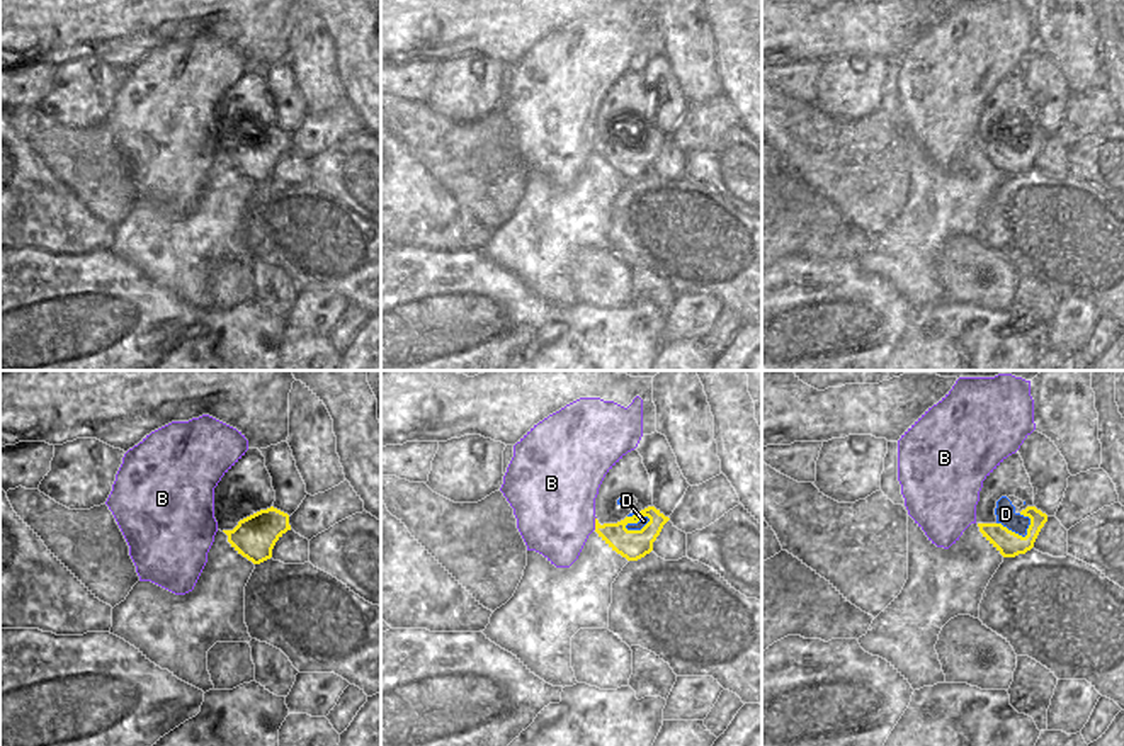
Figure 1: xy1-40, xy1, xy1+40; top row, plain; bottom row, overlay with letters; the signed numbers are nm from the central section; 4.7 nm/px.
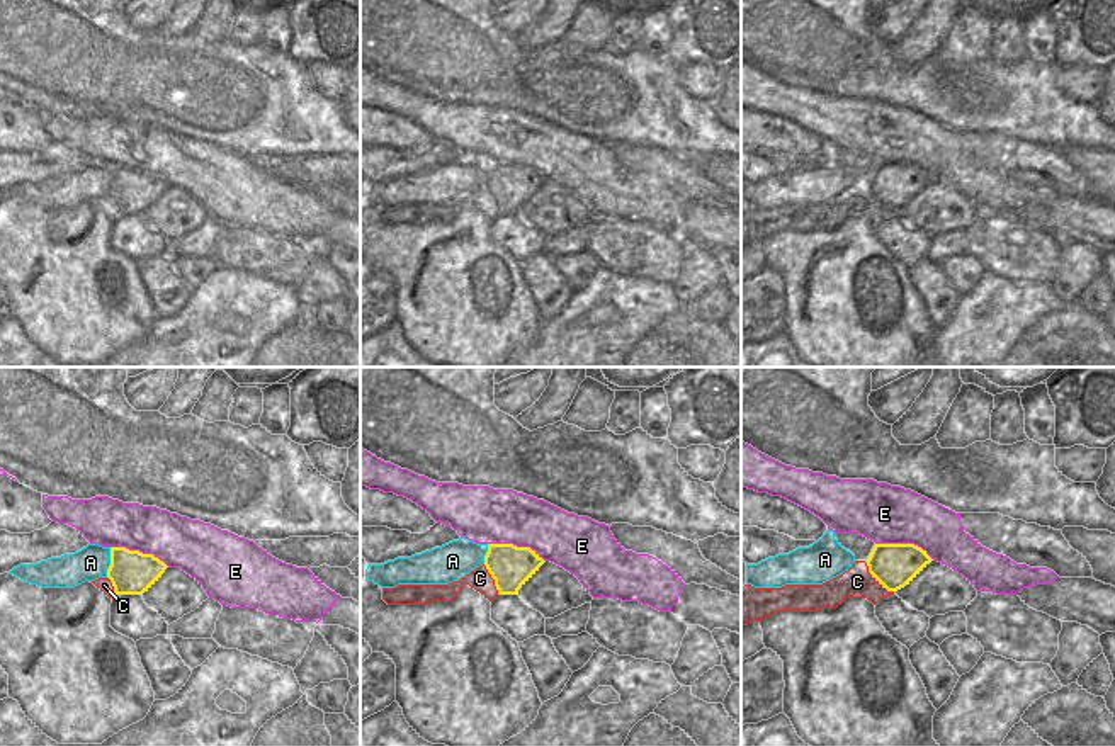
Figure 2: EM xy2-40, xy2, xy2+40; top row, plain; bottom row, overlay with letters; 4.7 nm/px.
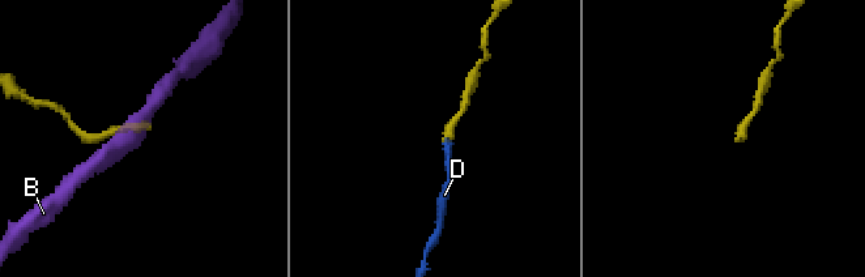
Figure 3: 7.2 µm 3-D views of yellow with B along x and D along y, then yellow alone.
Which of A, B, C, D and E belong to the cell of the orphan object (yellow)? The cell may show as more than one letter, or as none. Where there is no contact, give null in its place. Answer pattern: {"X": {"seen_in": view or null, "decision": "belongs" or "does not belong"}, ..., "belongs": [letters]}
{"A": {"seen_in": "xy2-40", "decision": "does not belong"}, "B": {"seen_in": "xy1", "decision": "does not belong"}, "C": {"seen_in": "xy2+40", "decision": "does not belong"}, "D": {"seen_in": "xy1+40", "decision": "belongs"}, "E": {"seen_in": "xy2", "decision": "does not belong"}, "belongs": ["D"]}

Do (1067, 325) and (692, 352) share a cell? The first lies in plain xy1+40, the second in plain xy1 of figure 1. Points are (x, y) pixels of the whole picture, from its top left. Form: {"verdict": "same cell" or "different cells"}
{"verdict": "different cells"}

